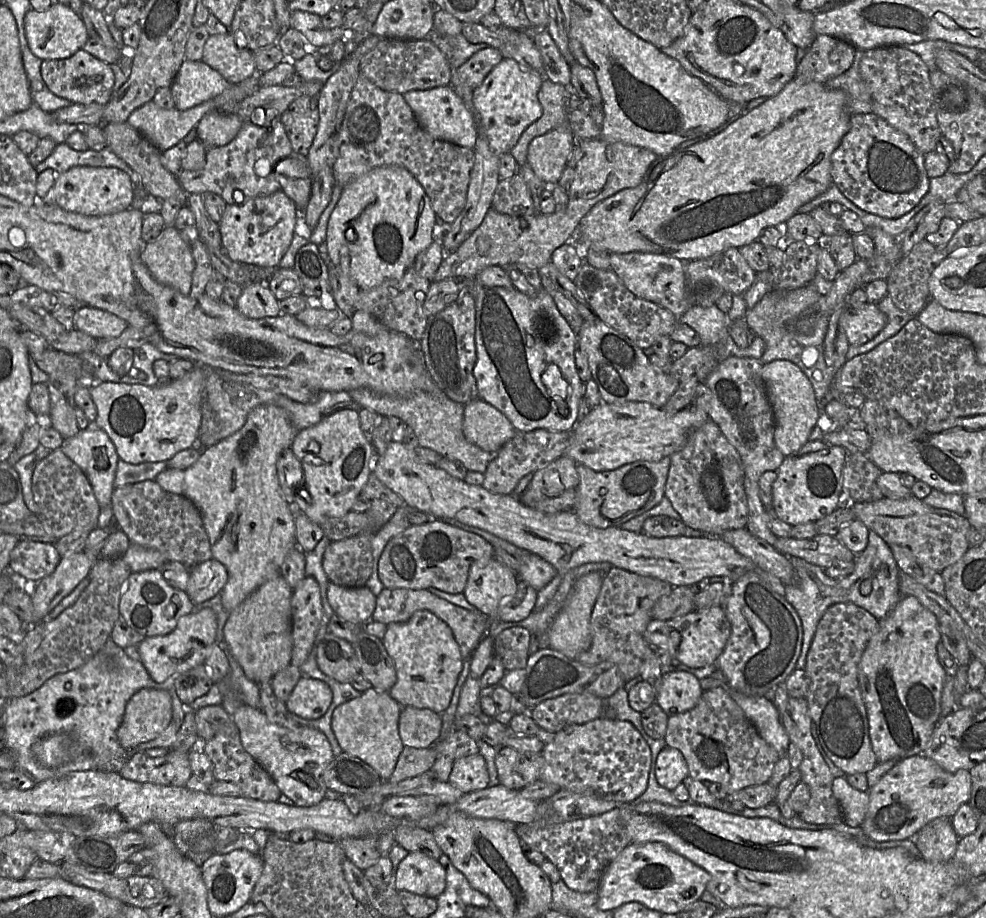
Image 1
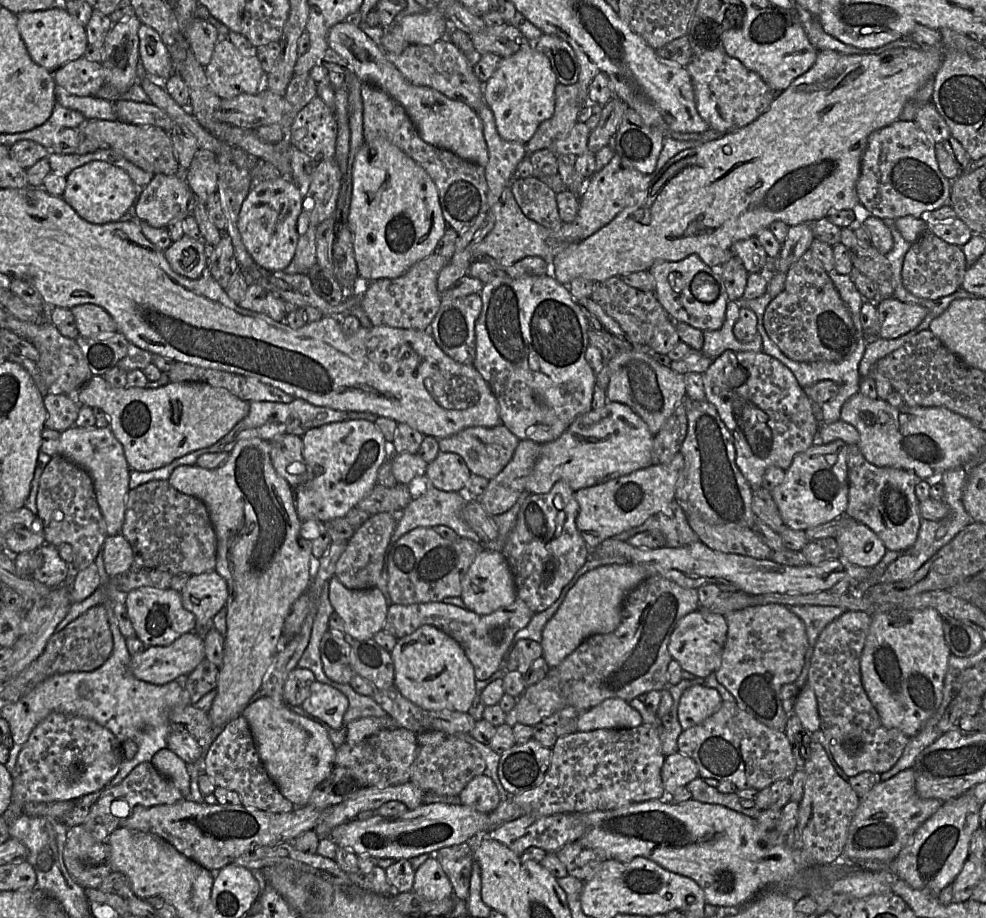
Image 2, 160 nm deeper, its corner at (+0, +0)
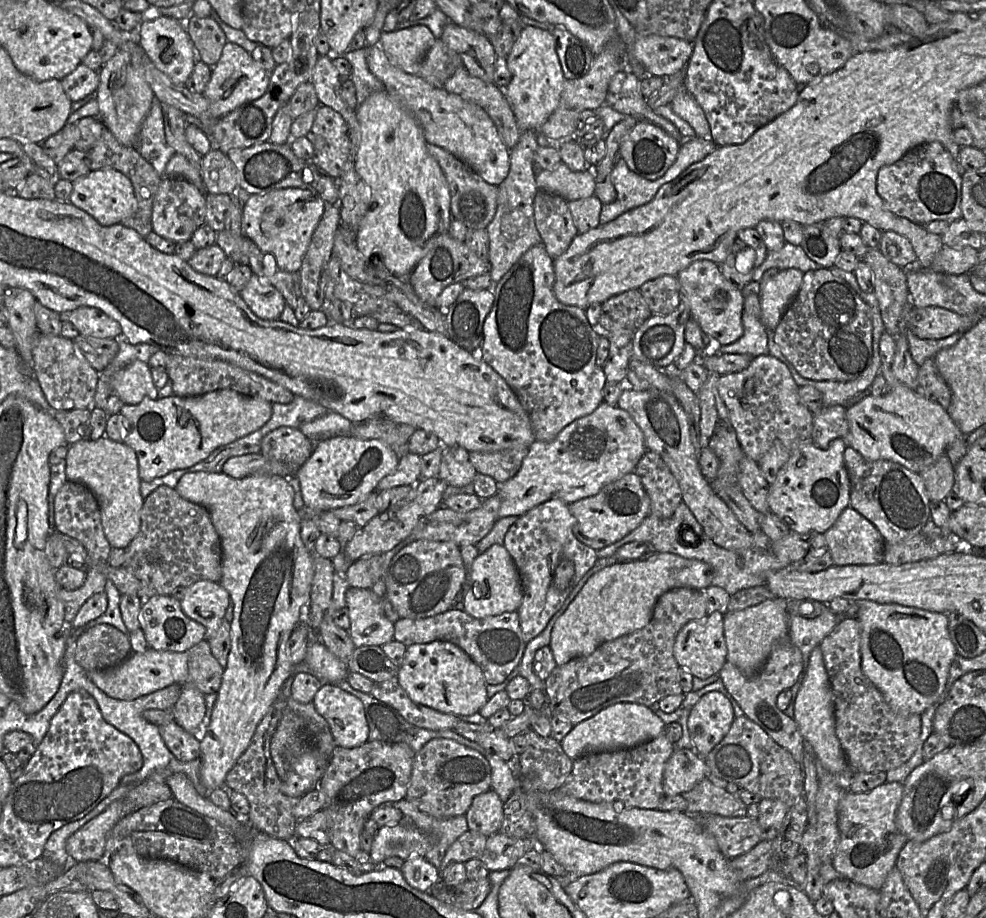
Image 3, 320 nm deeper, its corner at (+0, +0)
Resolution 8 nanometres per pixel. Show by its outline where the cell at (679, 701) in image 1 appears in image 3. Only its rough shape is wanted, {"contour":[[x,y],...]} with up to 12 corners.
{"contour":[[704,694],[687,719],[694,751],[705,758],[735,717],[724,694]]}

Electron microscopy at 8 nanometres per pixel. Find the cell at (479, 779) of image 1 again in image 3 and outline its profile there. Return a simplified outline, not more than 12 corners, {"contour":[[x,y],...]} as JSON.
{"contour":[[492,789],[477,795],[465,814],[469,829],[498,833],[503,805]]}

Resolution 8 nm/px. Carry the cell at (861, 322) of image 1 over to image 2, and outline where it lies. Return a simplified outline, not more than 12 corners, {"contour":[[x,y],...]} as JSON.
{"contour":[[888,298],[876,305],[877,338],[915,329],[928,309]]}

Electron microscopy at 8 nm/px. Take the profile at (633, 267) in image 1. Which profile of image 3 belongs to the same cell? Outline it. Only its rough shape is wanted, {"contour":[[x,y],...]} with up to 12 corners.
{"contour":[[718,264],[676,277],[691,319],[727,345],[743,335],[742,290]]}

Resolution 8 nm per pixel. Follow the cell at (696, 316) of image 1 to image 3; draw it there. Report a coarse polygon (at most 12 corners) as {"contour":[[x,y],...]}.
{"contour":[[744,311],[744,332],[727,345],[710,339],[704,353],[768,355],[767,328]]}

